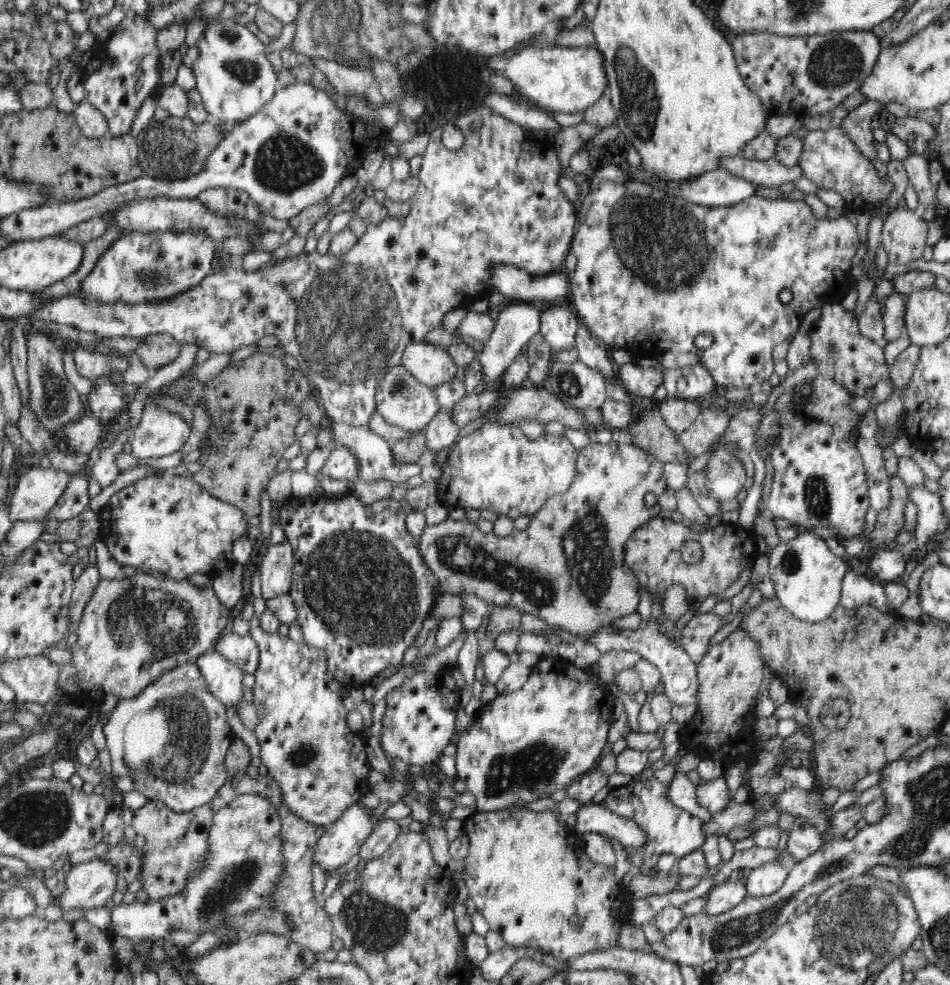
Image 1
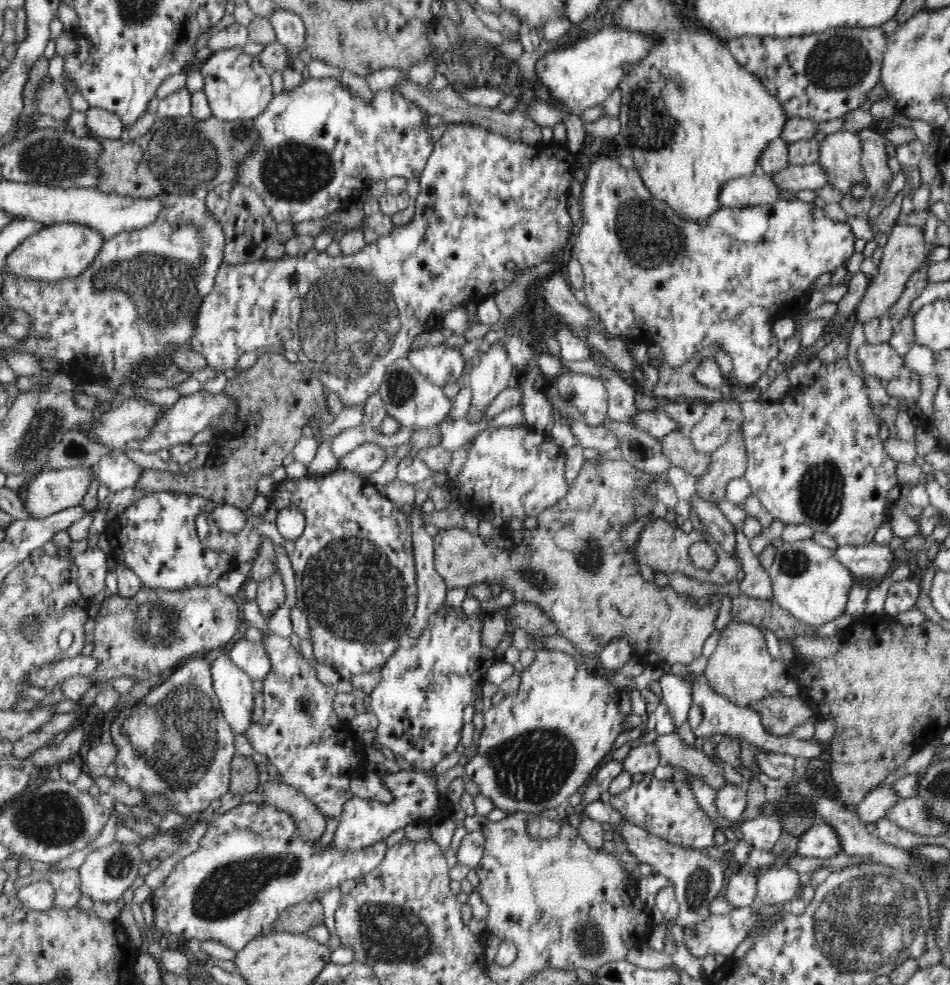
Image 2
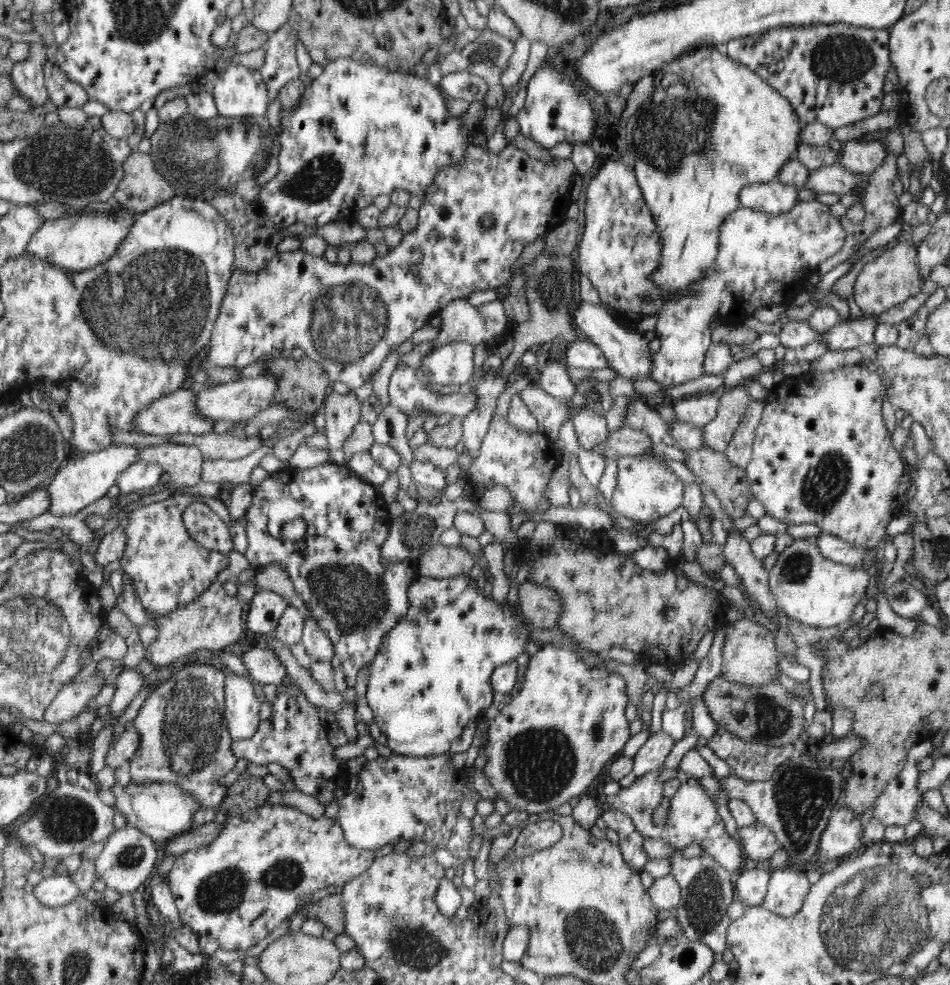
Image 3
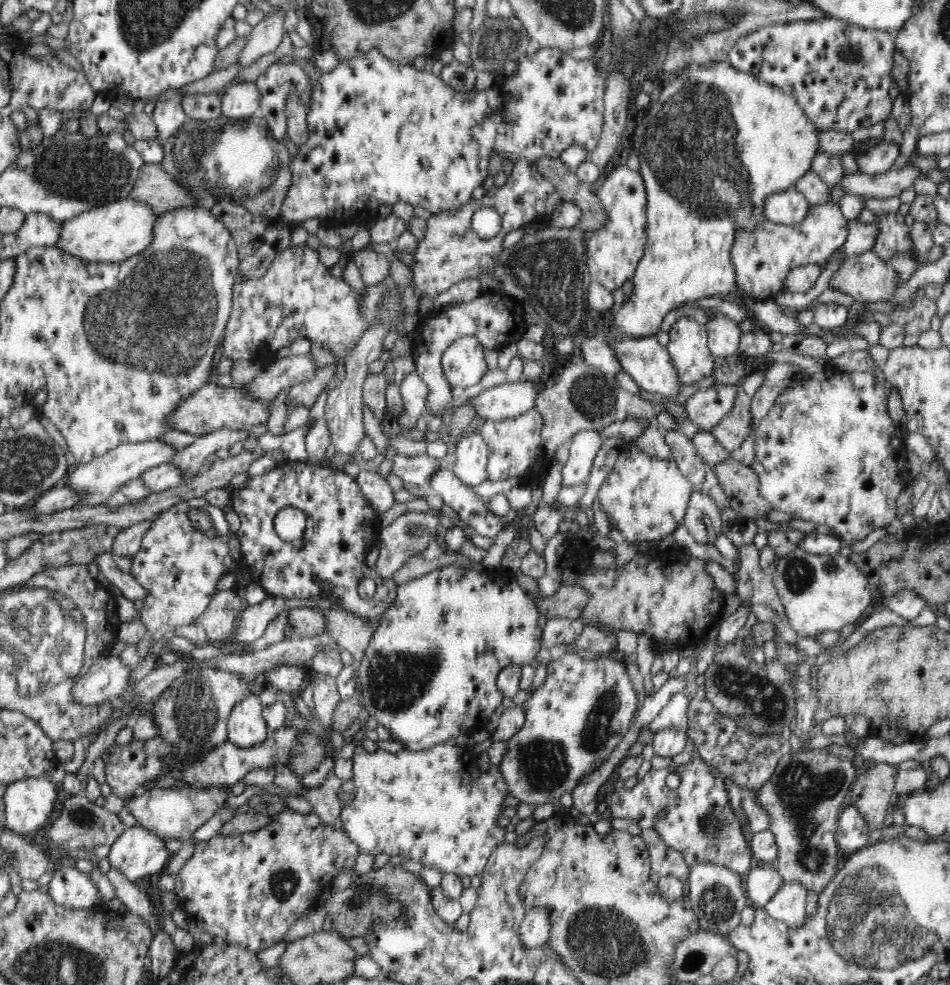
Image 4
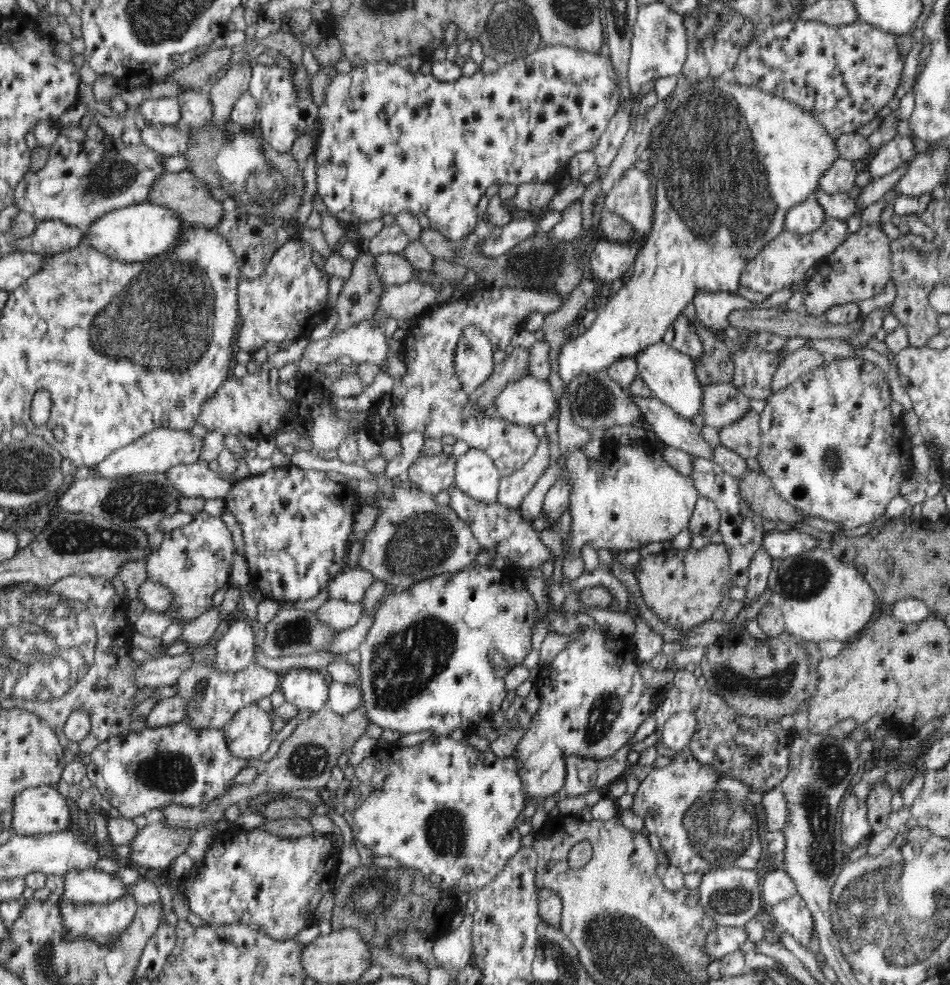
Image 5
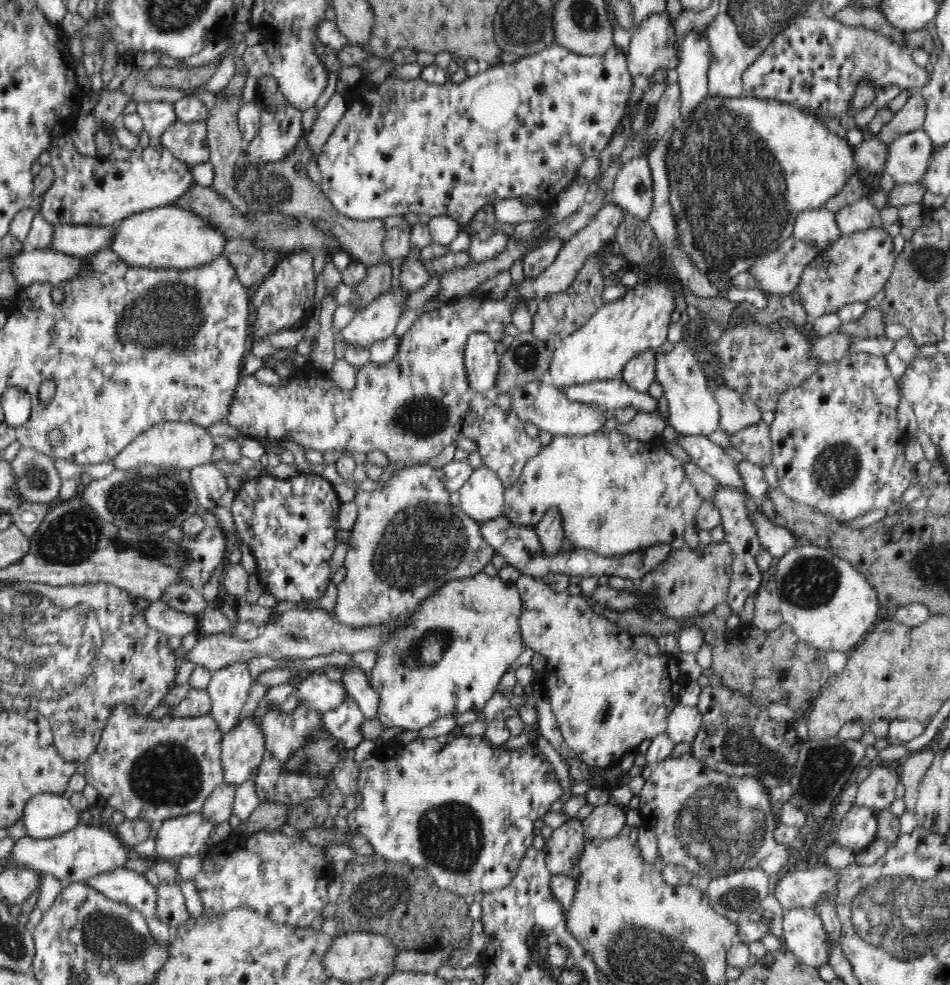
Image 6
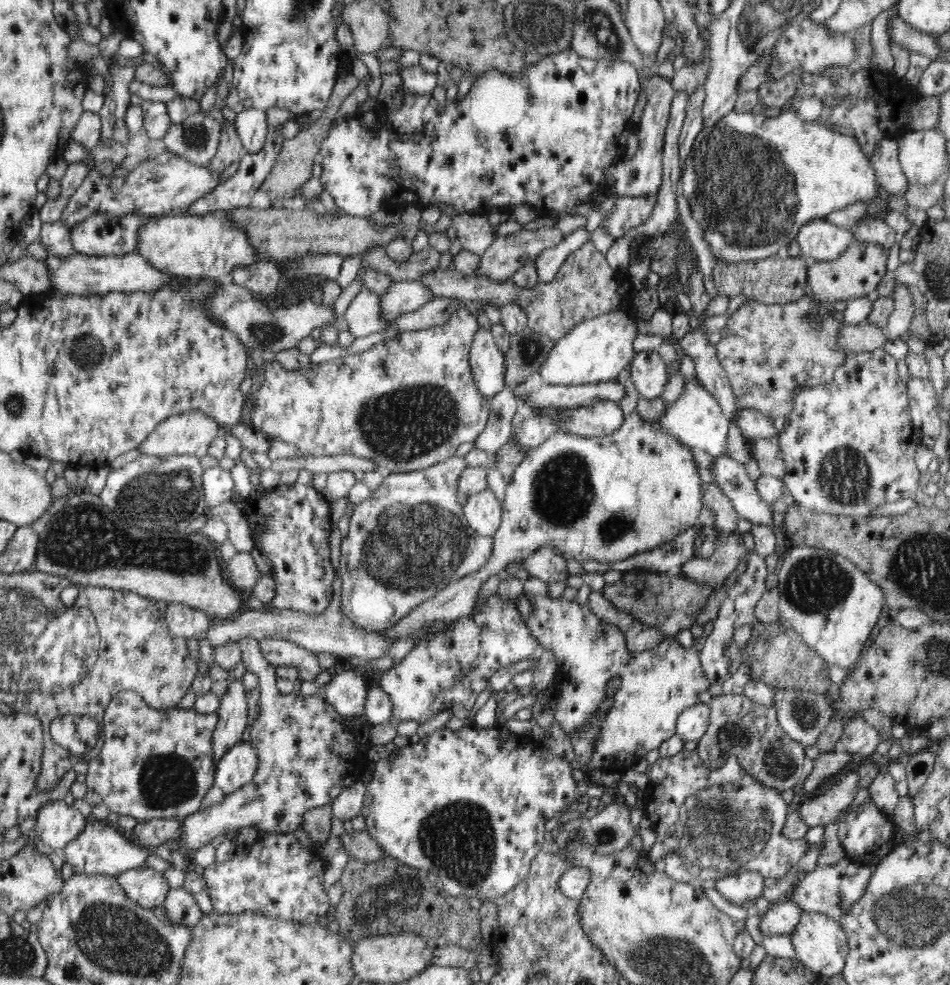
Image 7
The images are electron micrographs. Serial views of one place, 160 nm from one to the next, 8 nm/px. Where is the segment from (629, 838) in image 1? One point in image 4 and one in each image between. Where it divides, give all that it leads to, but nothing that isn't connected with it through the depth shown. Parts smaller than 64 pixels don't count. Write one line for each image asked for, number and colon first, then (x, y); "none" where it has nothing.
2: (697, 876)
3: (707, 891)
4: (717, 894)

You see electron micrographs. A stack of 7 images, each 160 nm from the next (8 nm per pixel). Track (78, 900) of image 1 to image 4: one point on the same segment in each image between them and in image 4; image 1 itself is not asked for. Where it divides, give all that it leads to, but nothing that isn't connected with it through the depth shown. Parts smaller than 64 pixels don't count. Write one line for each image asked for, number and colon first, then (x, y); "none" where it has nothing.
2: (106, 873)
3: (128, 858)
4: (138, 852)

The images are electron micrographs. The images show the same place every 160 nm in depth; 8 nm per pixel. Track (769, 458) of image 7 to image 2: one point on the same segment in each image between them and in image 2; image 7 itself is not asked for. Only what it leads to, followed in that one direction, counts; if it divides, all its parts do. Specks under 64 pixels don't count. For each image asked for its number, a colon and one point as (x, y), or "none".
2: (721, 418)
3: (717, 435)
4: (731, 432)
5: (743, 437)
6: (754, 443)

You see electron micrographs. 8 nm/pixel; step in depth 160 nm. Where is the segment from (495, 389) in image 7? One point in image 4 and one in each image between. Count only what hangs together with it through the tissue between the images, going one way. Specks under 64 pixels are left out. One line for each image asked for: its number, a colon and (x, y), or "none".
4: (463, 363)
5: (473, 358)
6: (481, 363)

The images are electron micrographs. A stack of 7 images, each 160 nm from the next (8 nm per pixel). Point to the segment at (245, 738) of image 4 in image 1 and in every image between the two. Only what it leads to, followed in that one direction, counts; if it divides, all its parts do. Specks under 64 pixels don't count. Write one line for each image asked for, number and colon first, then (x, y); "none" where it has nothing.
1: (223, 677)
2: (234, 688)
3: (243, 701)

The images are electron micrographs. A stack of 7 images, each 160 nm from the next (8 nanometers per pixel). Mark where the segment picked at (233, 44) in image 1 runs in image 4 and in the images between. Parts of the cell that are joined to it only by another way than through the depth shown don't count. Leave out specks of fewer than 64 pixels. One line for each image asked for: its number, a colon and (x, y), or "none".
2: (236, 85)
3: (238, 91)
4: (240, 100)

